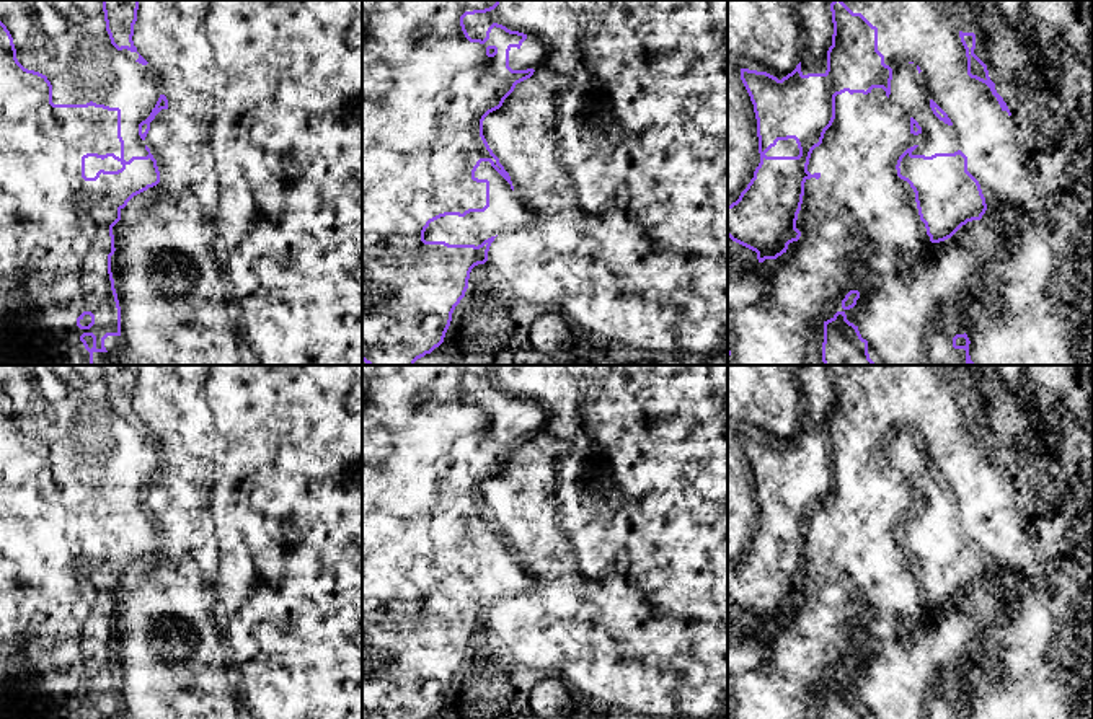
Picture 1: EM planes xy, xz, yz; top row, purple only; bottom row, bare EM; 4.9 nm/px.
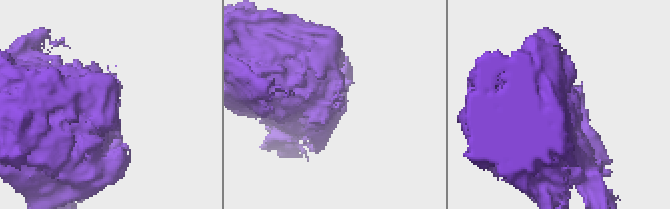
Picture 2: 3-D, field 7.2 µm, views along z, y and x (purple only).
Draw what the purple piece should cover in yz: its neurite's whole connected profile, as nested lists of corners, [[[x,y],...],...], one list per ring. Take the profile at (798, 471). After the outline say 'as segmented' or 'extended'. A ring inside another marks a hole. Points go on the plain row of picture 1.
[[[834,365],[830,377],[834,399],[824,439],[804,440],[801,427],[781,445],[767,437],[741,434],[741,445],[757,484],[760,528],[739,564],[728,571],[728,602],[755,616],[759,628],[777,624],[786,618],[790,608],[801,602],[796,585],[803,569],[804,548],[821,543],[821,538],[811,540],[808,530],[812,515],[822,509],[825,496],[835,484],[835,461],[845,457],[868,460],[873,453],[883,453],[887,463],[891,460],[892,434],[884,429],[884,421],[878,416],[878,393],[861,378],[853,378],[842,365]],[[788,504],[796,505],[798,522],[765,520],[778,505]]] | as segmented

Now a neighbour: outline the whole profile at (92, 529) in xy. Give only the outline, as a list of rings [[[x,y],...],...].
[[[96,522],[85,523],[85,541],[86,543],[95,543],[100,535],[117,536],[121,533],[122,533],[121,527],[114,525],[113,522],[108,522],[104,525],[96,523]]]

